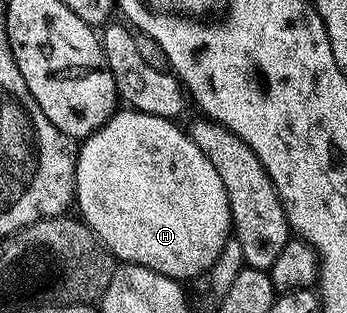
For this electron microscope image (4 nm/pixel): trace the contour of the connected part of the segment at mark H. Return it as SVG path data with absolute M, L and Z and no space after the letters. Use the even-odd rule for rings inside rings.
M135 110L117 111L116 115L111 116L97 132L93 132L79 145L76 153L74 204L77 209L80 207L81 213L79 212L79 215L84 223L88 225L88 229L94 233L97 240L117 261L146 266L158 274L166 274L172 280L189 282L188 280L194 279L195 276L203 277L212 269L214 262L218 262L218 254L222 254L222 246L226 246L226 242L230 239L232 215L228 205L228 191L222 182L222 178L218 178L218 170L214 170L214 162L210 162L210 158L206 158L206 154L202 154L202 150L198 150L198 146L192 141L191 135L185 129L183 132L178 125L179 123L161 116L151 116L145 112Z

